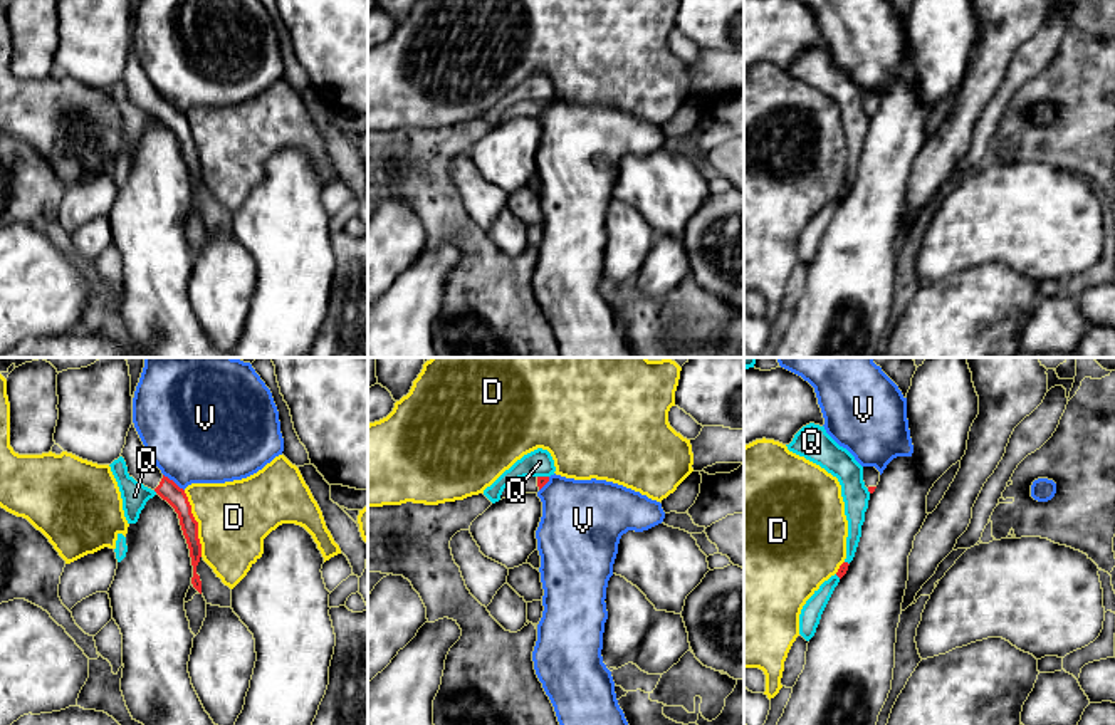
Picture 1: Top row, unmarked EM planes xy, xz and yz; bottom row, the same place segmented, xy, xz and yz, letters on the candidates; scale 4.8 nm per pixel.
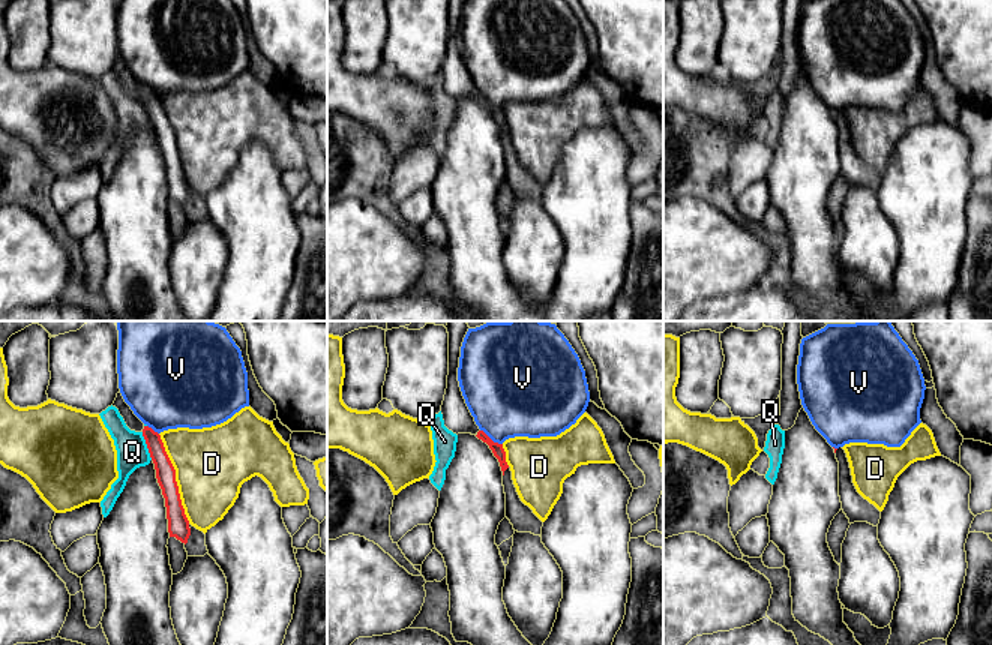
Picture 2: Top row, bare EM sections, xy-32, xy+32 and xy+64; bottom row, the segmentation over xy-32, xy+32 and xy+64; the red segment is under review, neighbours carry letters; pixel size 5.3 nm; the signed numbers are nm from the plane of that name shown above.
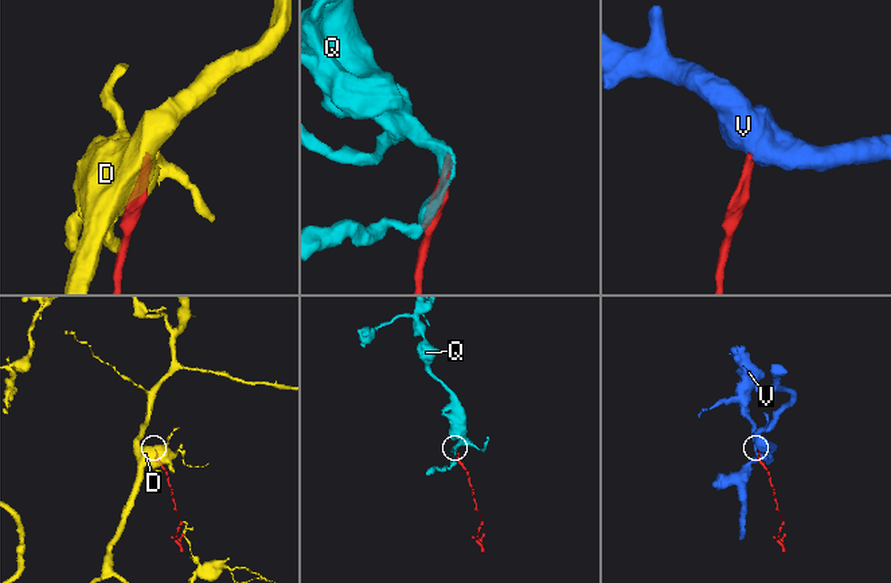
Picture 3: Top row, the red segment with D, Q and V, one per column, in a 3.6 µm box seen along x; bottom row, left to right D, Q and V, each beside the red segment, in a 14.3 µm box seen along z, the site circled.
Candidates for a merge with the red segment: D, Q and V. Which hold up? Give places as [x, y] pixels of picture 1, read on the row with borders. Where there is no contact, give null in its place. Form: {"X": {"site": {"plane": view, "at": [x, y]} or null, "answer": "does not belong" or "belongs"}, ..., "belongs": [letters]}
{"D": {"site": {"plane": "xy", "at": [197, 524]}, "answer": "does not belong"}, "Q": {"site": {"plane": "xz", "at": [543, 477]}, "answer": "does not belong"}, "V": {"site": {"plane": "xy", "at": [172, 480]}, "answer": "does not belong"}, "belongs": []}

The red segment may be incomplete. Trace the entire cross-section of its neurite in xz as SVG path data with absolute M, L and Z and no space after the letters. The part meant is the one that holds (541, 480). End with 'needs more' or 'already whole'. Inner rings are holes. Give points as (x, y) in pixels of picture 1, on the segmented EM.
M549 477L519 478L504 488L500 500L516 493L537 493L547 482L549 482Z; needs more

